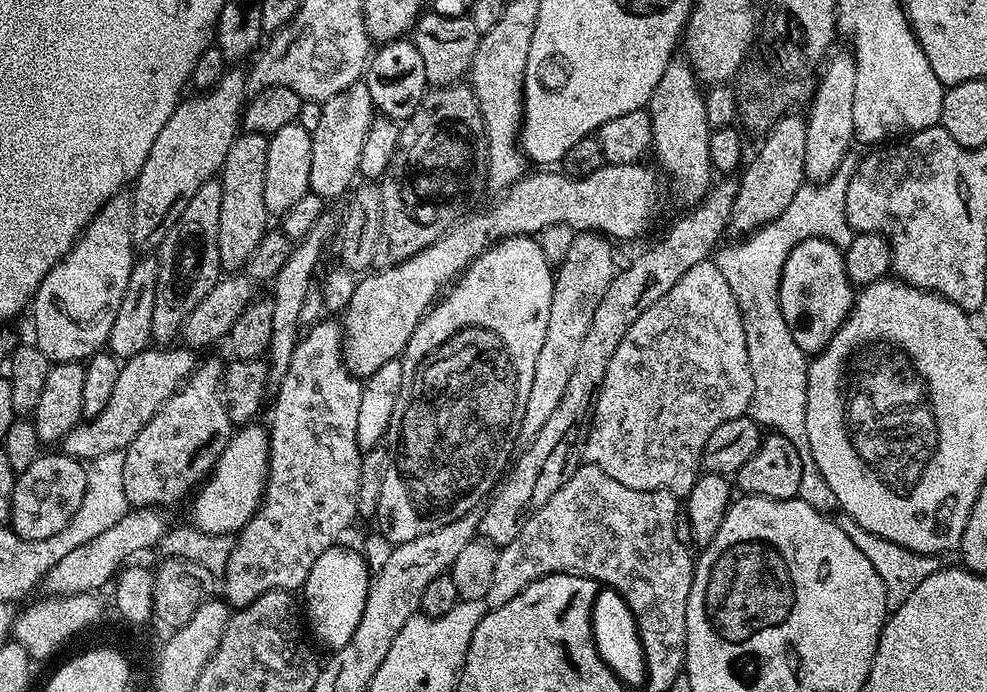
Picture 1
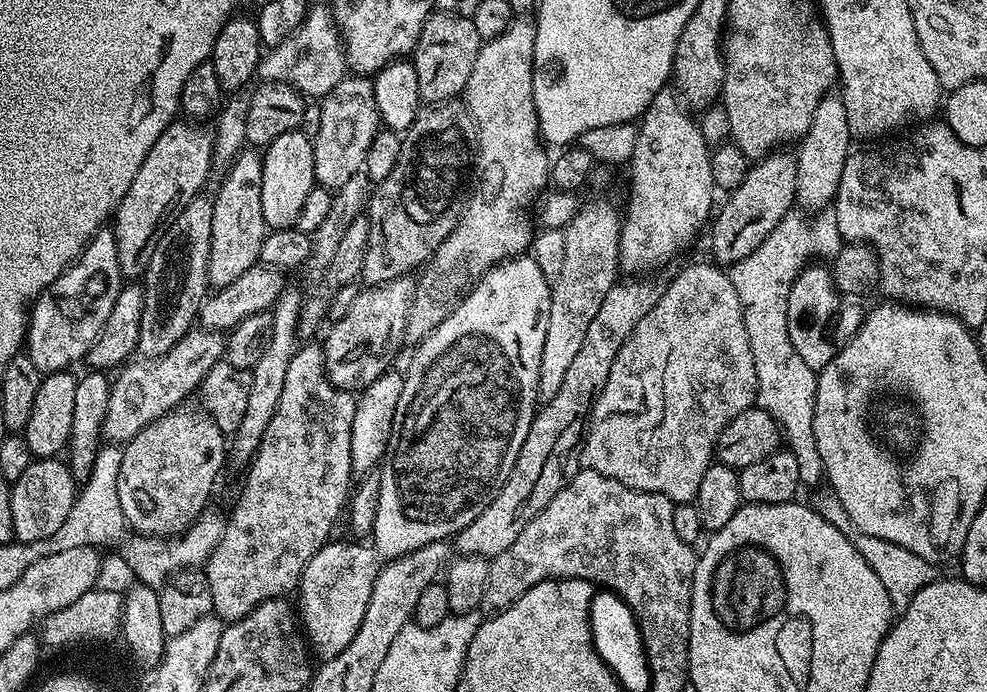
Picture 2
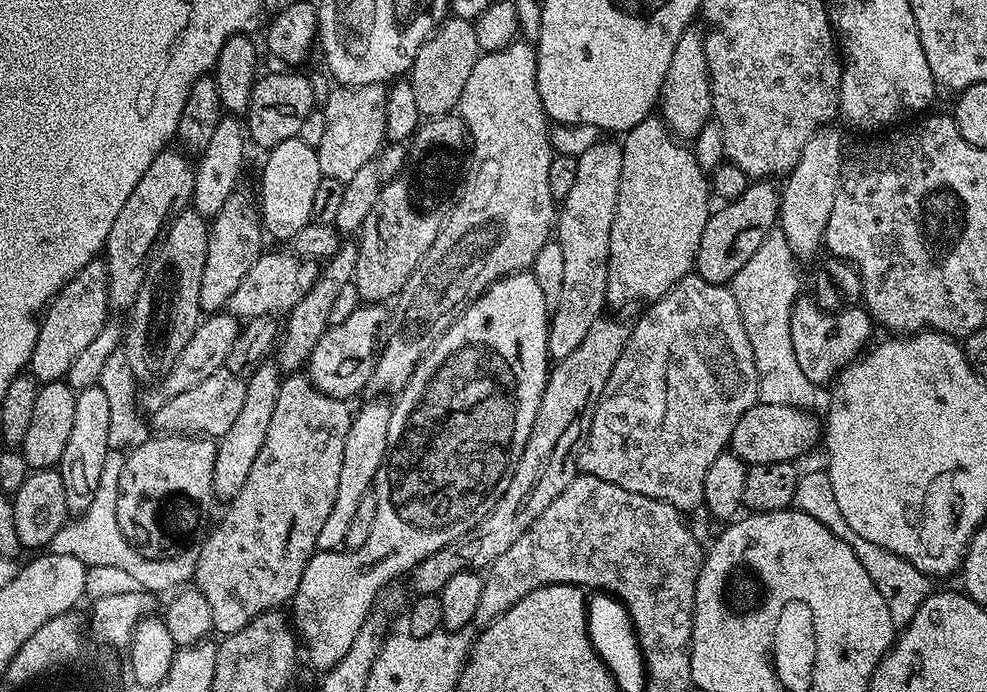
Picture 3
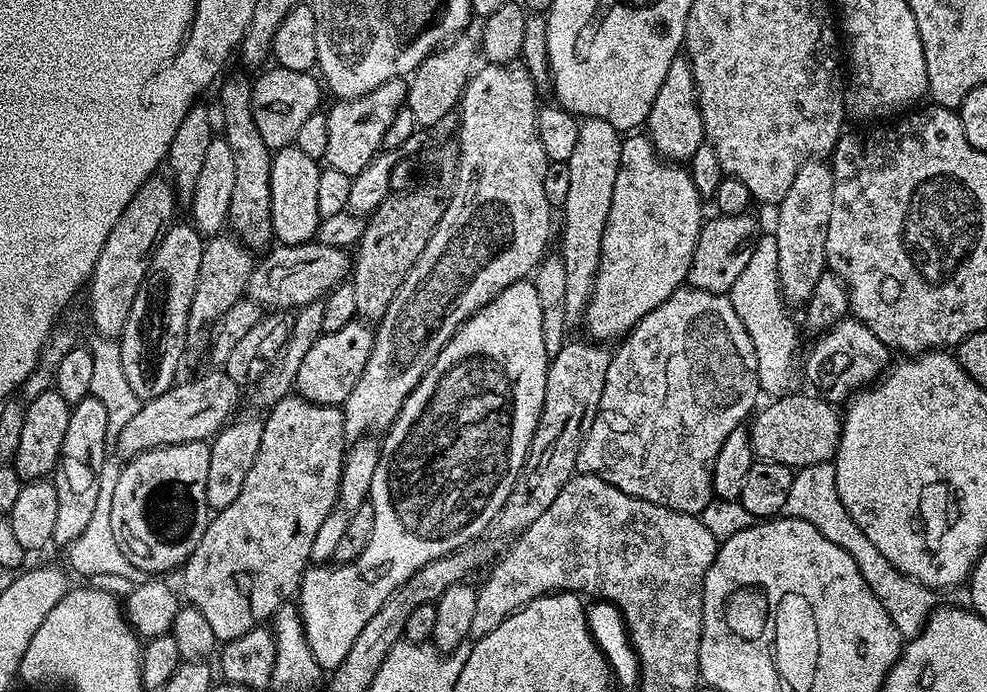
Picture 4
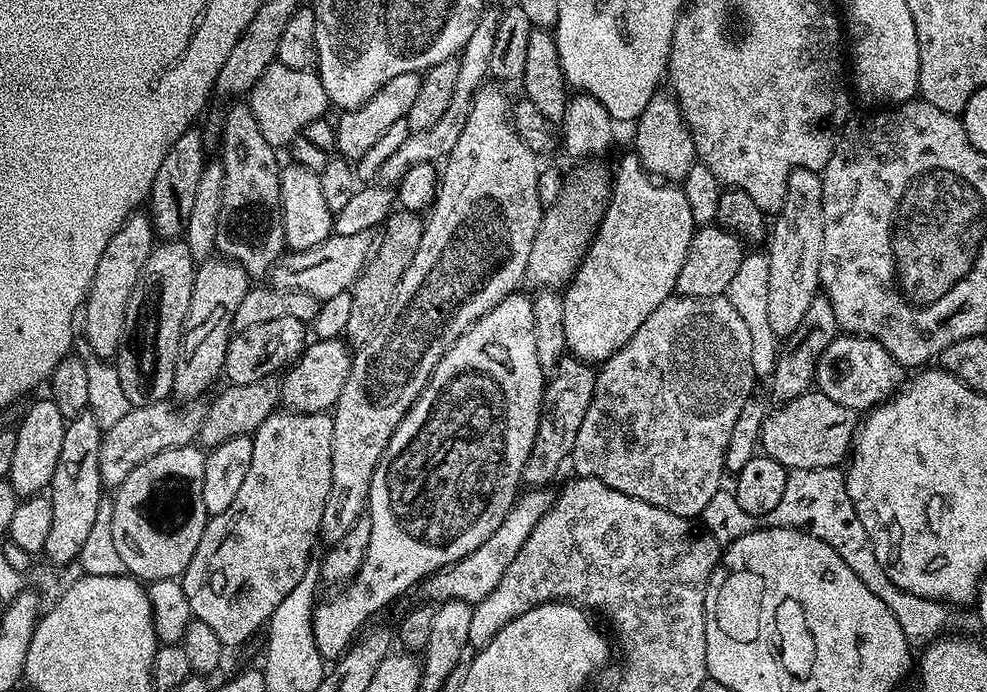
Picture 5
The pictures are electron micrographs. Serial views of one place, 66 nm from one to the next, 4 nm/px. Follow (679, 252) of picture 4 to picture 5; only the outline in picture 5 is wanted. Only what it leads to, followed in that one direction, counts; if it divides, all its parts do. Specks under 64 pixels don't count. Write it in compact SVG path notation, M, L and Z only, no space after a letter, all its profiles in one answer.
M634 154L616 164L612 195L584 260L563 289L566 349L589 362L603 362L622 350L630 338L676 292L678 274L697 230L683 187L665 182L642 166Z

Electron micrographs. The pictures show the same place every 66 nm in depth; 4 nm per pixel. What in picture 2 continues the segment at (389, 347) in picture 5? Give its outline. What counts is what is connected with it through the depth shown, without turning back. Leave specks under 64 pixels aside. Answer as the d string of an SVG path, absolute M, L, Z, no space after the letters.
M517 15L502 29L497 36L483 41L478 50L478 58L474 58L474 70L470 70L470 82L466 82L462 93L462 102L468 107L468 112L474 118L476 123L476 158L474 165L474 184L476 180L476 189L467 197L466 203L463 205L460 218L457 220L454 230L442 242L442 246L438 246L438 250L433 254L432 259L423 265L422 271L416 280L416 289L412 295L412 300L408 303L408 317L406 318L406 326L404 327L404 340L409 345L415 346L421 340L426 339L433 330L438 326L438 322L442 322L448 317L456 305L460 303L465 292L476 283L480 277L486 275L495 264L501 264L504 260L510 260L513 256L523 256L532 247L532 238L534 235L534 220L528 217L528 207L533 207L534 201L549 187L550 184L550 152L542 143L540 138L540 127L538 126L538 116L534 110L534 78L532 77L532 63L534 62L534 38L536 37L536 25L527 15Z

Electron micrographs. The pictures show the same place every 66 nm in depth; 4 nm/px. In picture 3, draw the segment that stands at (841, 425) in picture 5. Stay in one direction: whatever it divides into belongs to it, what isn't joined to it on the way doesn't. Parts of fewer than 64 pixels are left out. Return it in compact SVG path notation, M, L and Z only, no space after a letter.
M758 402L738 418L738 426L734 426L734 434L730 451L743 460L745 464L765 464L766 462L796 462L812 447L822 440L822 424L812 417L811 411L790 406L774 406Z

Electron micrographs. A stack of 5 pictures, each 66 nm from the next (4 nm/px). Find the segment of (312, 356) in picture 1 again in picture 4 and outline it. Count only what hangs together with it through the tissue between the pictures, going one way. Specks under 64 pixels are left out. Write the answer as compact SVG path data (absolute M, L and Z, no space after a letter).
M289 394L267 409L263 417L264 429L262 430L262 446L258 446L258 455L254 457L254 466L250 466L250 474L246 474L246 482L242 485L242 490L230 506L219 509L209 519L206 534L202 534L202 542L190 554L190 558L182 565L184 572L184 592L188 595L187 603L193 608L202 610L202 615L206 617L206 623L212 627L217 641L227 642L246 634L252 628L261 627L265 622L271 621L276 611L286 603L289 603L300 591L300 579L310 567L310 546L313 545L314 538L317 537L318 528L332 508L336 504L339 494L340 475L344 469L344 457L346 455L346 437L344 434L344 414L339 407L331 404L315 404L309 400L303 400L299 394Z

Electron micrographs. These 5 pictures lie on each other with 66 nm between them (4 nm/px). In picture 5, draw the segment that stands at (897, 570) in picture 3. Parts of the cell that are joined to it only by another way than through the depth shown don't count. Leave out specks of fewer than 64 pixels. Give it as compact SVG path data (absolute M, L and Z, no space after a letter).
M840 468L791 469L786 478L786 494L782 494L782 502L778 502L775 512L770 517L771 527L797 528L803 532L809 532L814 534L814 538L822 538L822 542L826 542L826 546L838 550L842 562L846 562L846 566L850 566L850 570L854 570L854 574L858 574L858 578L862 578L862 582L866 582L866 587L872 593L878 594L878 598L882 598L882 602L886 602L890 614L894 614L894 618L898 618L898 626L902 626L902 634L906 634L906 642L913 649L923 650L929 644L933 644L935 640L947 637L951 633L948 631L956 624L956 616L952 613L955 611L942 600L931 600L922 598L918 594L910 594L906 590L894 586L894 582L890 582L890 578L886 578L886 570L882 570L882 565L878 563L878 558L874 554L874 546L870 546L866 526L862 526L862 522L858 518L858 510L854 510L854 502L850 502L850 494L846 490L844 477L845 473Z

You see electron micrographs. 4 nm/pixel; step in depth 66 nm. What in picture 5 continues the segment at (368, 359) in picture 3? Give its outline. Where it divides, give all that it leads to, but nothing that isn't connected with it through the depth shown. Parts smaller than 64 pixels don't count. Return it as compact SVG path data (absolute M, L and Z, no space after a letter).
M313 339L304 352L283 373L280 380L280 404L290 412L328 412L335 409L352 369L353 353L343 339Z

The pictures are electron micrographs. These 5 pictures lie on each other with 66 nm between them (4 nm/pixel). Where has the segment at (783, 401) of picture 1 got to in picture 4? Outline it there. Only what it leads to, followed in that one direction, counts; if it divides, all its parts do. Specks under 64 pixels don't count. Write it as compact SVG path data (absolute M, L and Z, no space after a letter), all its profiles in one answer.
M764 234L756 241L750 262L742 269L742 274L738 274L734 286L726 295L734 306L734 314L742 318L742 326L746 326L750 342L754 342L756 373L761 393L768 398L779 398L791 393L792 379L798 376L798 360L795 360L796 324L788 317L790 308L780 292L778 242L775 235Z

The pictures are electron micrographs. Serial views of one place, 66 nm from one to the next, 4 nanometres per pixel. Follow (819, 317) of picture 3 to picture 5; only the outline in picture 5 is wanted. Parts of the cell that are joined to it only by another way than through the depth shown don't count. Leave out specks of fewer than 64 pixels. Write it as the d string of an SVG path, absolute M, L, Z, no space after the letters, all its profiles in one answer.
M837 334L822 350L822 358L816 363L815 387L826 398L838 402L838 406L851 408L857 414L867 414L872 409L892 399L900 391L906 380L906 369L897 364L891 354L882 346L882 342L869 336Z

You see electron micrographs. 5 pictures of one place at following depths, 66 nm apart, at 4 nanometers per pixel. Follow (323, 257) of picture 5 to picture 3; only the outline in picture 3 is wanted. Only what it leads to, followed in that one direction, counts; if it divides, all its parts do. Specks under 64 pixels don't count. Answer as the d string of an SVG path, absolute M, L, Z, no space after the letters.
M291 250L285 252L265 251L250 266L246 278L238 285L238 290L230 294L227 311L237 318L251 318L253 316L275 316L286 314L294 306L298 306L298 298L310 290L318 275L318 264L315 260L306 260Z

